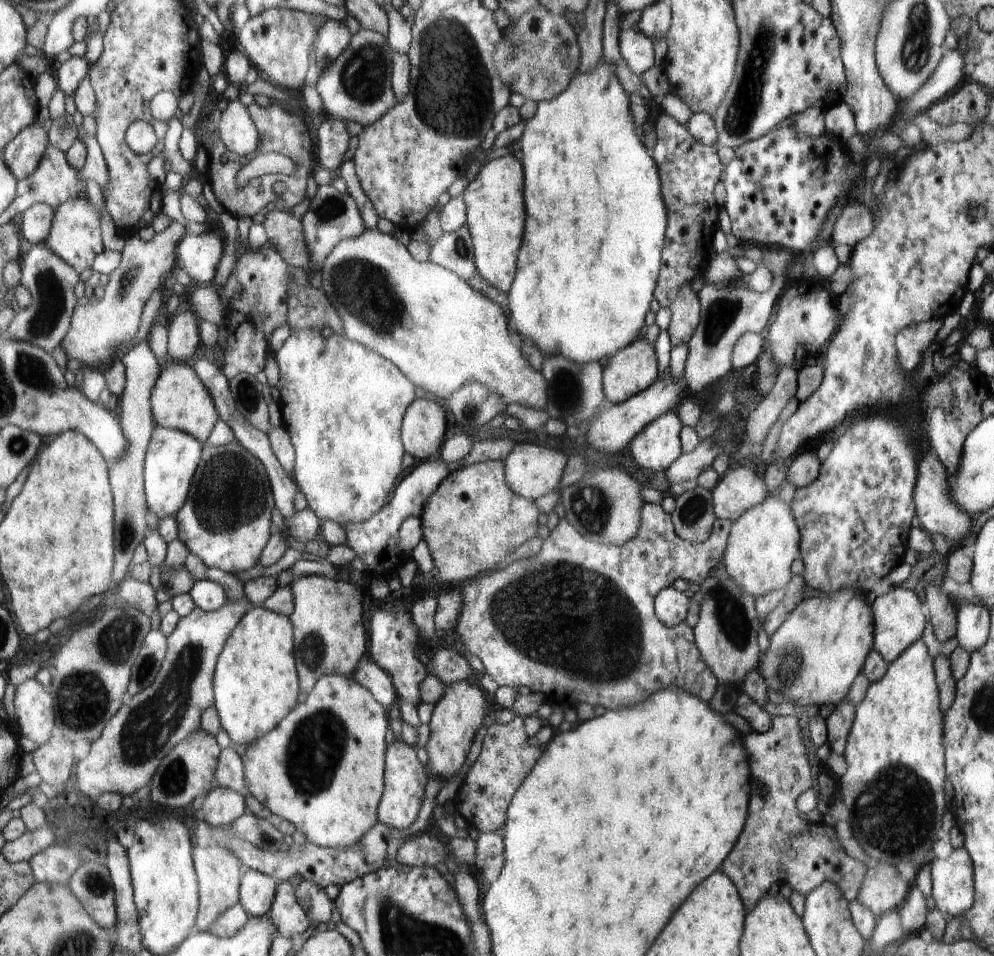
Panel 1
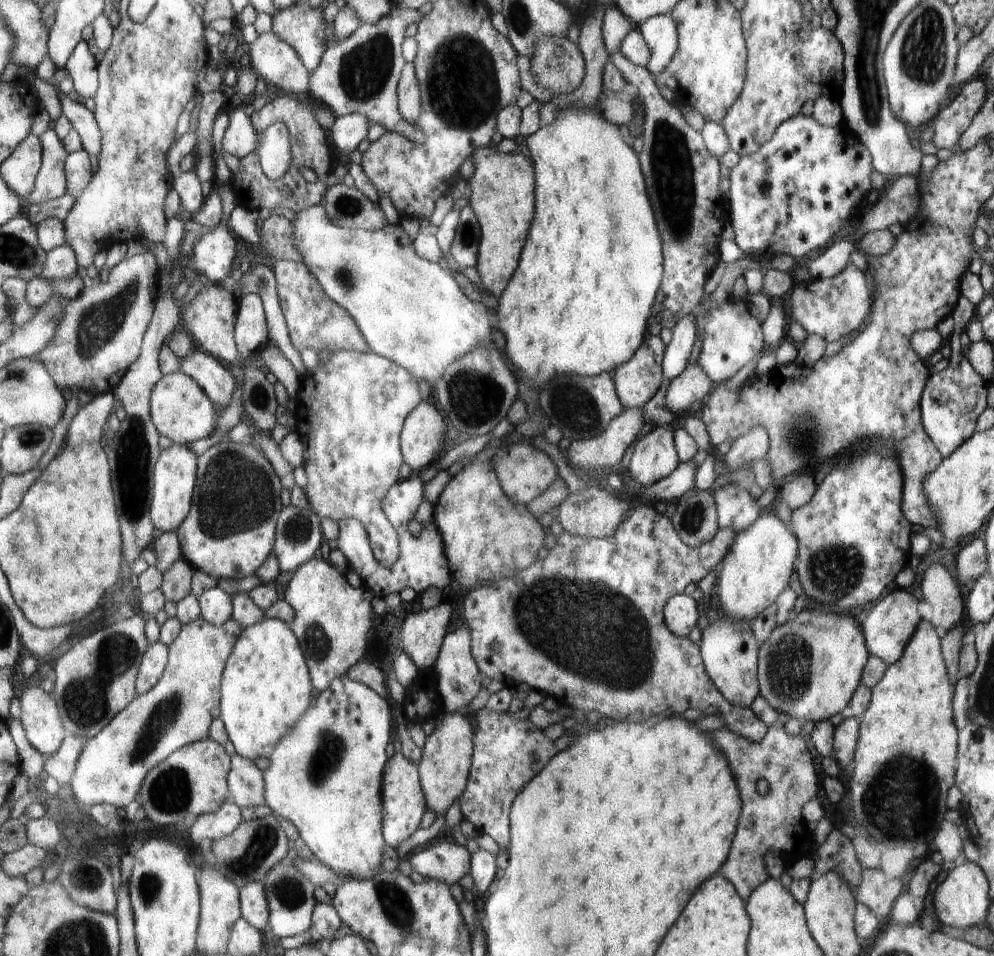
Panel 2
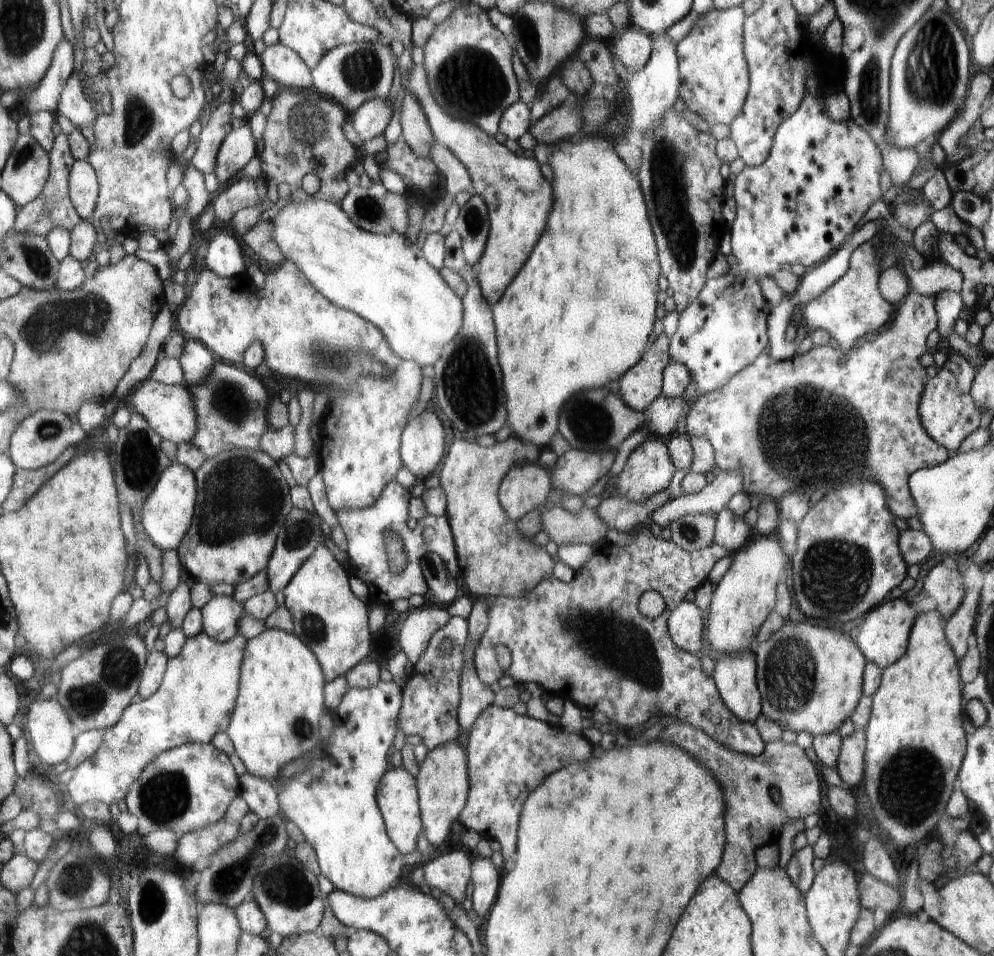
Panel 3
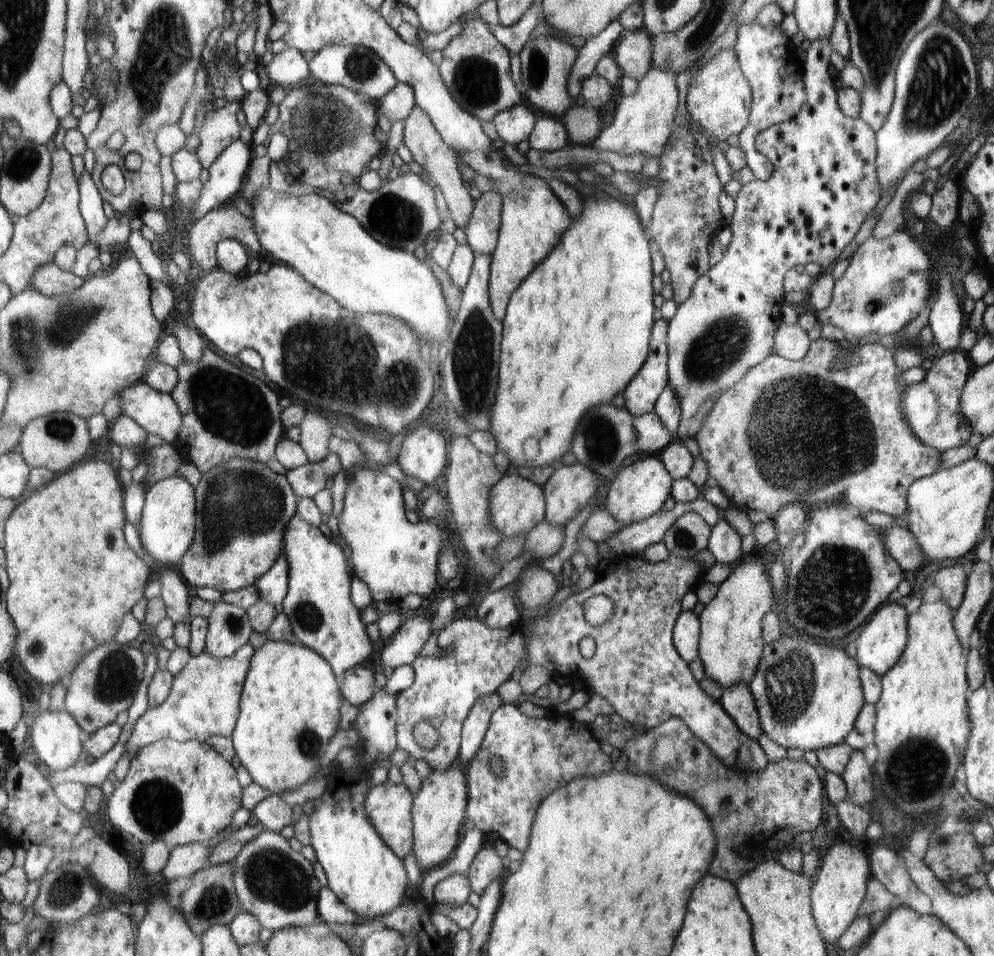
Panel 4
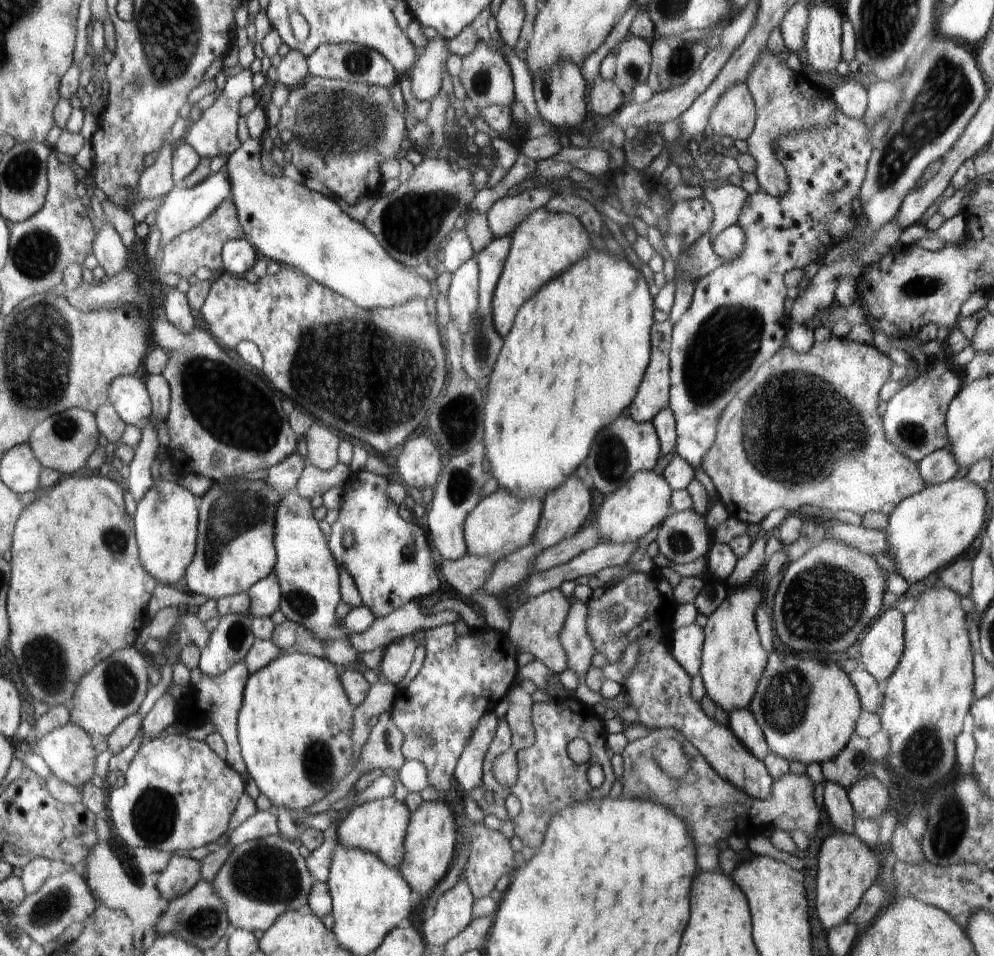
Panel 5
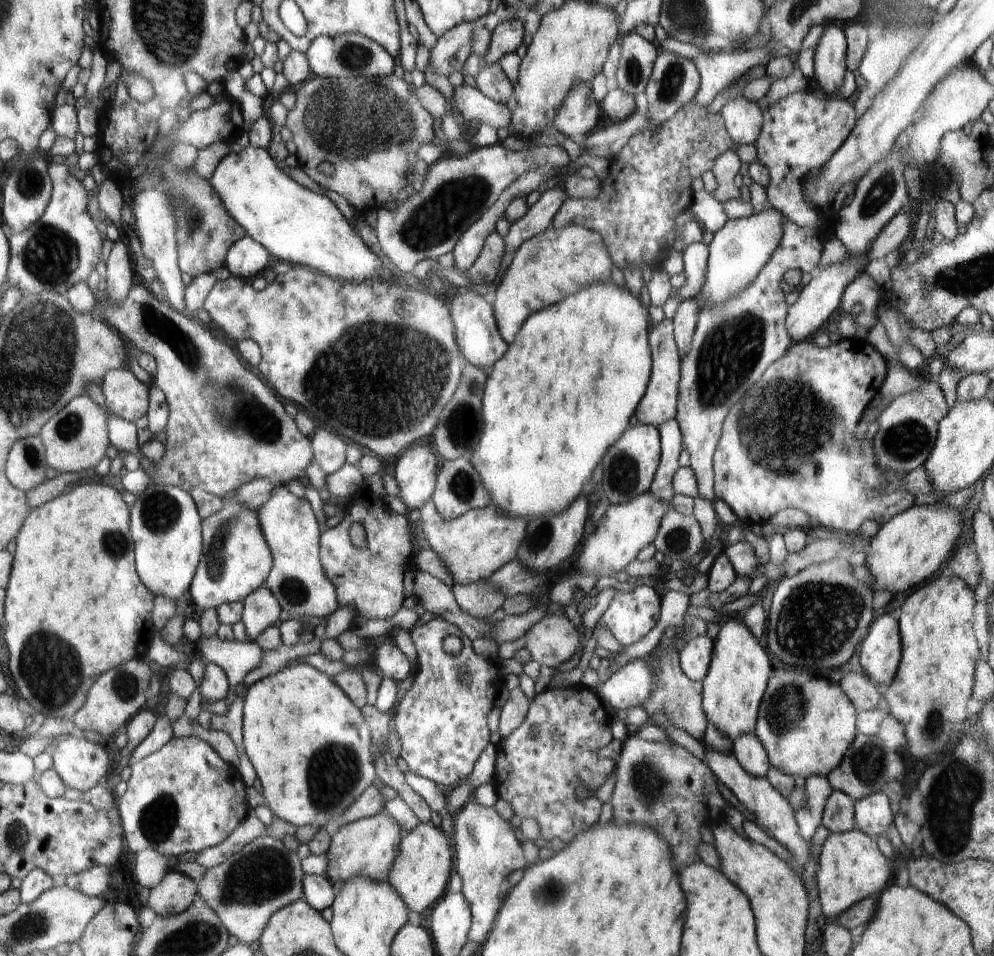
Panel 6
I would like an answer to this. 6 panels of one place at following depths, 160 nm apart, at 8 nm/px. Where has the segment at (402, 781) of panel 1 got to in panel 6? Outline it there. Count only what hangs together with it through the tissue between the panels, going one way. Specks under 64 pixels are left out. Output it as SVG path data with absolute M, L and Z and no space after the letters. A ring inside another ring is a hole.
M385 810L368 818L342 824L331 837L329 851L326 854L328 866L325 876L330 879L334 888L358 875L372 881L386 882L401 847L400 825Z

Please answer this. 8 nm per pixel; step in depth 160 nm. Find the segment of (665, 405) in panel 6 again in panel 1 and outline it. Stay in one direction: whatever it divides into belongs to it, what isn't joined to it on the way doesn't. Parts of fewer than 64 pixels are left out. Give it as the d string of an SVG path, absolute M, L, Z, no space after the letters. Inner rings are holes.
M641 337L611 356L608 366L603 368L605 396L613 405L624 403L646 391L658 378L656 351Z

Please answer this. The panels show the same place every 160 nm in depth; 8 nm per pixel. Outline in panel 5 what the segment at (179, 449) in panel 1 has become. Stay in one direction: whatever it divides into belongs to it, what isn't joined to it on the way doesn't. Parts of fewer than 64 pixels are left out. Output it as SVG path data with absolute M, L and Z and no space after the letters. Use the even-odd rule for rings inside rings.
M160 478L137 502L136 540L143 567L163 585L176 584L196 552L198 508L194 496L175 481Z

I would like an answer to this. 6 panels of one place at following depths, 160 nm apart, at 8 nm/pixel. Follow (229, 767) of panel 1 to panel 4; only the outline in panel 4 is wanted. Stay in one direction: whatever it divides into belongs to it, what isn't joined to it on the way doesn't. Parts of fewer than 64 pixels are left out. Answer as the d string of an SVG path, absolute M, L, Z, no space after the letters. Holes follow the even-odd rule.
M274 793L258 803L252 810L266 831L281 833L285 827L292 826L292 806L280 799L280 797Z

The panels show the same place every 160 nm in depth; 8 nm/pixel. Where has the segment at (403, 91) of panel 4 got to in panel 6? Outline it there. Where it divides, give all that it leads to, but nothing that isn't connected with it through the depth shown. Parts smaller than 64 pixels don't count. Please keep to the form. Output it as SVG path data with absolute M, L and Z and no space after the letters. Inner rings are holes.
M474 21L463 22L437 38L436 46L430 50L430 65L438 74L448 77L450 72L462 70L472 53L472 30Z

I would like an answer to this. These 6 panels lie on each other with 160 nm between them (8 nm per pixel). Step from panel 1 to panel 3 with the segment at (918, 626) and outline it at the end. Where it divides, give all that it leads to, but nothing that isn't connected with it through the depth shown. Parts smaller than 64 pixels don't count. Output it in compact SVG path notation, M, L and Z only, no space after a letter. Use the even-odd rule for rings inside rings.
M899 594L895 595L892 600L887 600L886 604L881 604L866 616L864 622L860 624L856 644L860 644L862 653L868 661L884 670L906 654L910 644L912 624L915 624L914 618L916 611L913 606L910 606L907 600L900 598Z

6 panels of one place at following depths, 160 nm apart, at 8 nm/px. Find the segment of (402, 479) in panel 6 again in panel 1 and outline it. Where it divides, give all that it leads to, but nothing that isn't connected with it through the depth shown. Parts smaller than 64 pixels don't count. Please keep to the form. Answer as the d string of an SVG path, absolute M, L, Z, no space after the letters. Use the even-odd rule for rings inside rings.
M416 399L403 419L403 443L416 460L432 460L440 452L446 434L446 414L430 399Z

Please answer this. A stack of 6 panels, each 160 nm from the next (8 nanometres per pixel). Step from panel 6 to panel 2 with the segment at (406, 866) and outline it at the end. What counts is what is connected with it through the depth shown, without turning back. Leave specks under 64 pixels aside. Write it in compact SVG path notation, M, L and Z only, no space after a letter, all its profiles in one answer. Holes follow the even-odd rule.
M442 711L442 714L444 715L442 725L440 728L436 726L432 734L427 736L425 745L421 748L421 761L417 764L417 768L420 773L420 784L422 785L423 795L426 797L428 810L435 814L443 814L445 816L448 808L456 800L460 800L463 796L462 792L467 790L466 784L469 783L468 772L471 772L470 762L472 762L472 750L475 750L475 748L472 748L472 740L474 740L473 726L468 724L468 720L462 718L460 712L446 714L445 711Z

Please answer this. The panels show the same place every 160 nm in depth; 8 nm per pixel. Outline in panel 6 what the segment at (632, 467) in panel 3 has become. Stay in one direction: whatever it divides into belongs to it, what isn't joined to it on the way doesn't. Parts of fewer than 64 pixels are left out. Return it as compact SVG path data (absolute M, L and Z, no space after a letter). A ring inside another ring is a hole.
M651 492L637 496L626 504L609 504L595 532L584 544L578 558L578 572L582 575L594 575L599 579L603 576L616 577L626 564L630 564L638 556L640 550L655 542L662 526L663 516L670 508L670 503L666 505Z

